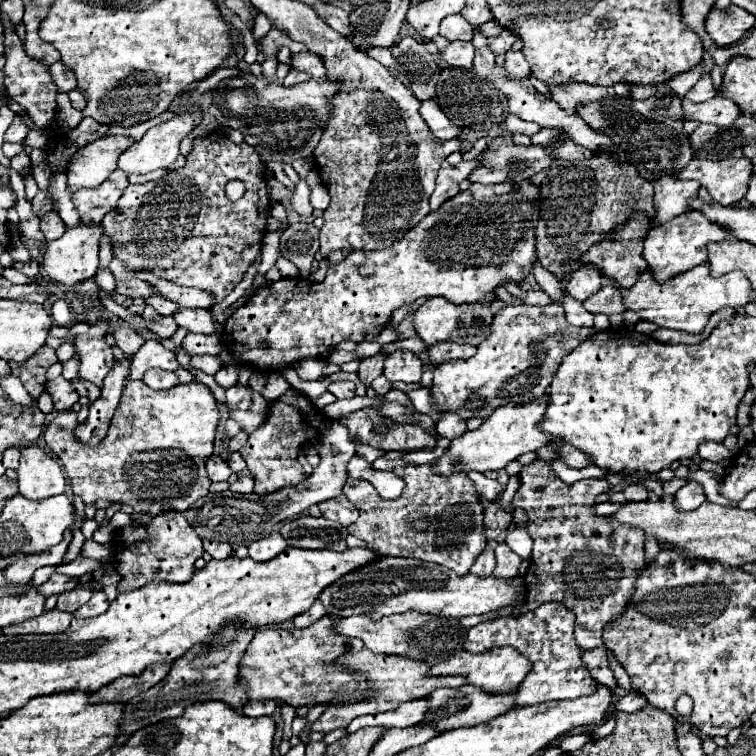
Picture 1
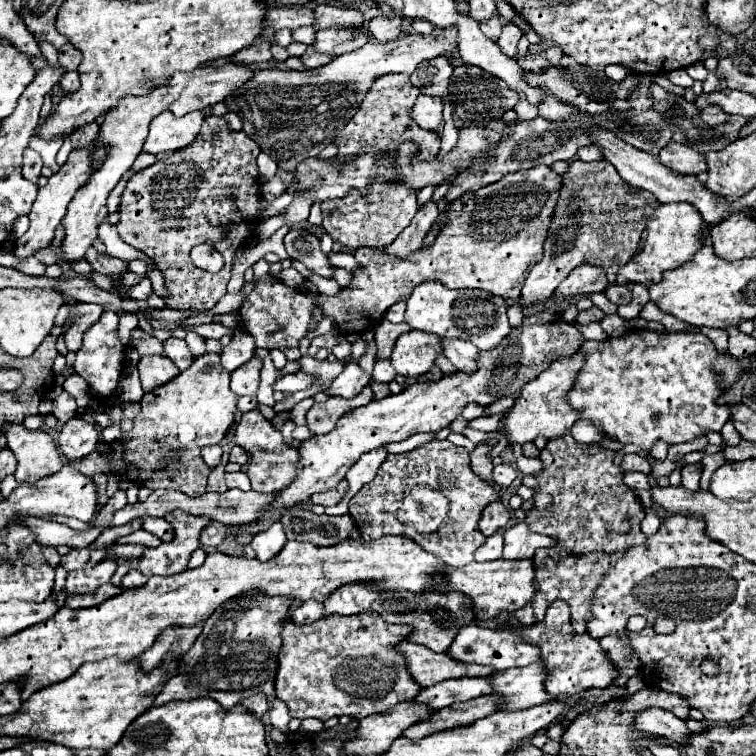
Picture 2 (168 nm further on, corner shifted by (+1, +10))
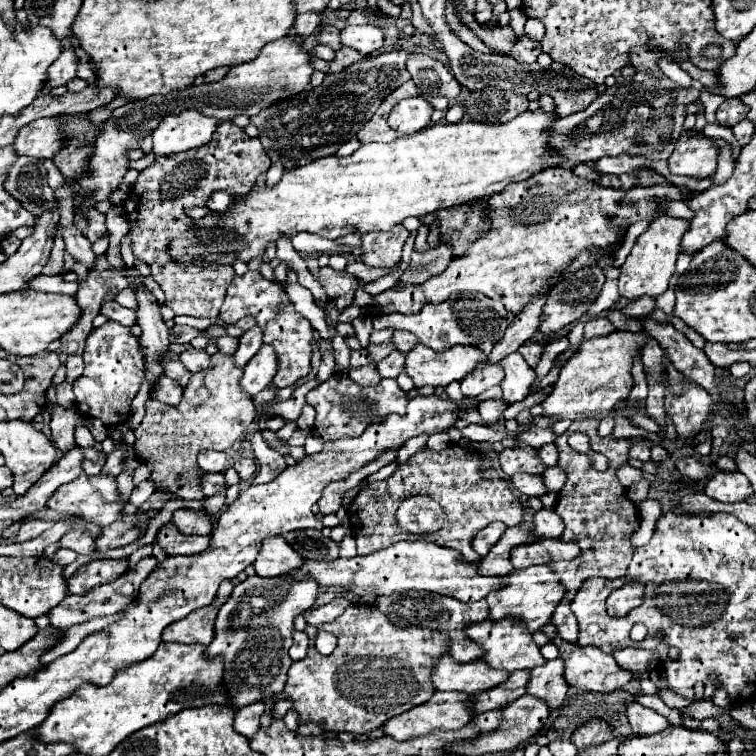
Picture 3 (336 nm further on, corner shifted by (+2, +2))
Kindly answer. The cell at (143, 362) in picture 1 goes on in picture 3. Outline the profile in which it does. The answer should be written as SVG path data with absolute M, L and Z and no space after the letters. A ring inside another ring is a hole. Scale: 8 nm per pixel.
M188 349L188 351L180 353L180 359L186 365L186 369L192 371L192 373L198 373L198 371L202 371L202 369L206 369L210 365L210 355L206 351Z

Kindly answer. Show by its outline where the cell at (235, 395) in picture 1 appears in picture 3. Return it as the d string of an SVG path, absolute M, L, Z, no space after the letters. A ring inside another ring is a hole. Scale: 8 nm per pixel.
M264 345L244 367L244 375L240 379L242 389L254 397L272 383L276 369L278 369L278 357L270 345Z

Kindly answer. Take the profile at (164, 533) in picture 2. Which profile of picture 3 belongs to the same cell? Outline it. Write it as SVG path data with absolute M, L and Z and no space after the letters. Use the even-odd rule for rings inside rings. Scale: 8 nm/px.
M174 521L166 523L158 531L158 545L168 553L168 555L196 555L202 553L210 543L210 537L202 535L184 535L178 531Z

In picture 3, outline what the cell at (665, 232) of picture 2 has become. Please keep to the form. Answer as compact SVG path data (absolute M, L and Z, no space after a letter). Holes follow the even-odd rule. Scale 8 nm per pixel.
M660 215L656 221L648 225L648 229L636 239L626 263L620 267L618 287L622 297L634 301L644 295L650 295L650 297L662 295L668 289L670 277L674 275L676 259L678 259L678 247L686 229L688 229L688 221L666 217L666 215Z

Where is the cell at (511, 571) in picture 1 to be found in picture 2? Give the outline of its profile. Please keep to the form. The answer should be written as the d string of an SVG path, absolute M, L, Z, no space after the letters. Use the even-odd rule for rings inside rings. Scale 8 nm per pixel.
M517 523L511 529L505 529L503 537L505 537L505 547L503 547L505 559L531 559L535 549L553 547L557 543L553 537L531 533L525 523Z

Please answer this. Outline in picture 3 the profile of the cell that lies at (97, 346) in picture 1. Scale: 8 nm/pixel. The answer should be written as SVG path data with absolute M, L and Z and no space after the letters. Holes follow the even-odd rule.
M106 321L102 327L88 335L84 351L84 373L74 381L74 395L78 411L86 417L100 419L106 427L126 423L130 403L136 397L144 379L144 357L140 353L138 339L132 331L116 321Z

